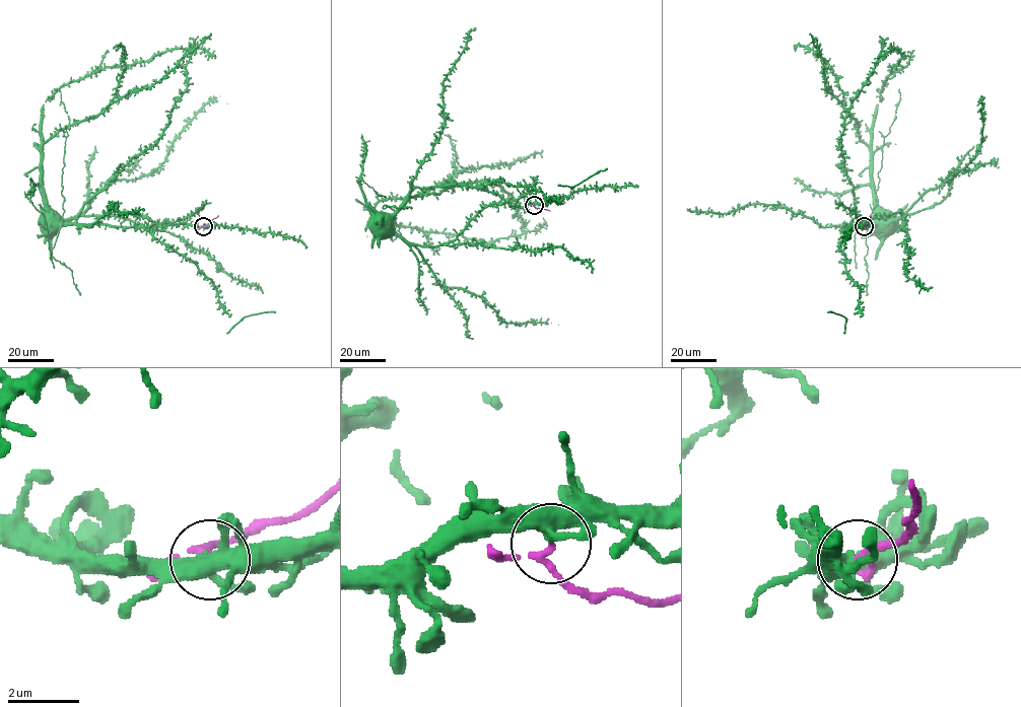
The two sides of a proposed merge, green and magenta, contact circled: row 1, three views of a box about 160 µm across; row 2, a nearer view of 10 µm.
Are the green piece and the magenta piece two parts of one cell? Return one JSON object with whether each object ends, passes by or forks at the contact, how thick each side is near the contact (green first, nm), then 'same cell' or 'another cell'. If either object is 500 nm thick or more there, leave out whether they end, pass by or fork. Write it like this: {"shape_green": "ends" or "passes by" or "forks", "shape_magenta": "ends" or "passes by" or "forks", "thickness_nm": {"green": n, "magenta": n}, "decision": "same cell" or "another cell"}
{"shape_green": "forks", "shape_magenta": "passes by", "thickness_nm": {"green": 320, "magenta": 140}, "decision": "another cell"}

